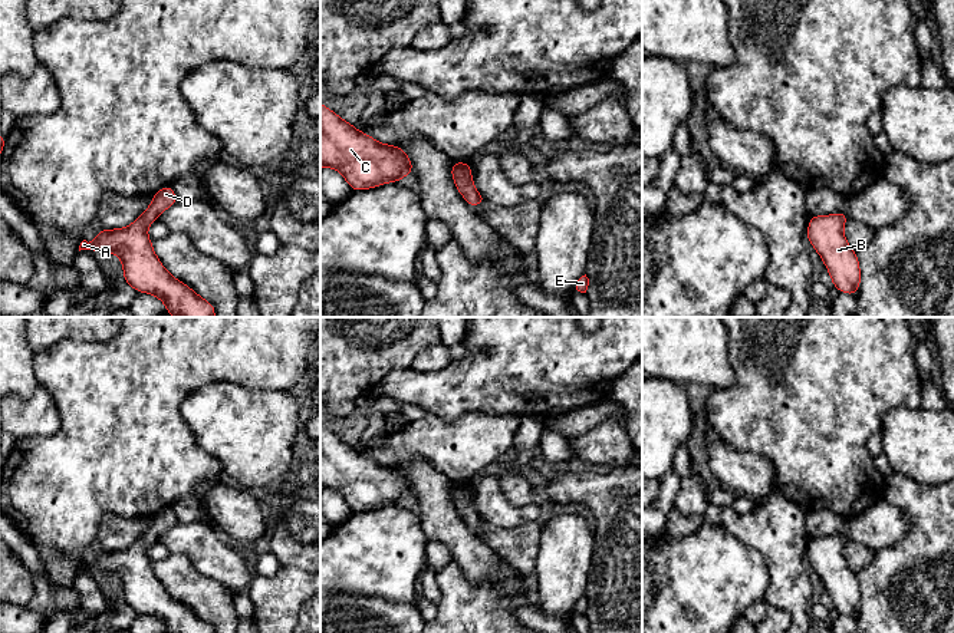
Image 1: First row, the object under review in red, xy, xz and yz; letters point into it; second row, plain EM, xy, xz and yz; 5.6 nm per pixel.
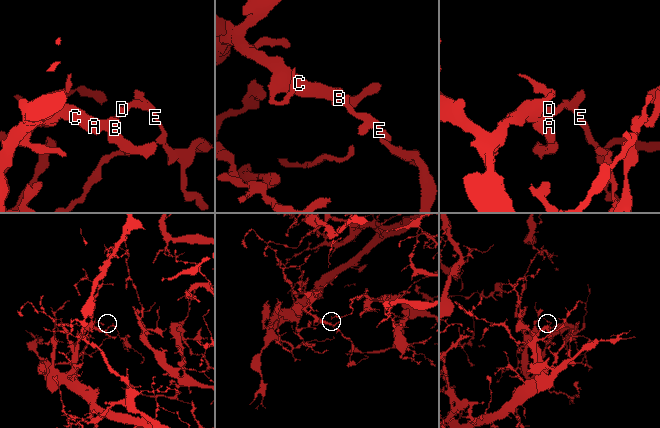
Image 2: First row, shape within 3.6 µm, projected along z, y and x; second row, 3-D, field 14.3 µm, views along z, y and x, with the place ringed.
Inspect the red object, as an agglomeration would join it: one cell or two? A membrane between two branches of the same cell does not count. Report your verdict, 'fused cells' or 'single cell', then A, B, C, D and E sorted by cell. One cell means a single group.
single cell; A B C D E

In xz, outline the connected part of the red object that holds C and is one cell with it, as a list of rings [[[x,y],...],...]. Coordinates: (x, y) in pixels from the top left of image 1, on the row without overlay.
[[[320,423],[320,489],[339,492],[353,512],[415,495],[408,475],[362,455]]]

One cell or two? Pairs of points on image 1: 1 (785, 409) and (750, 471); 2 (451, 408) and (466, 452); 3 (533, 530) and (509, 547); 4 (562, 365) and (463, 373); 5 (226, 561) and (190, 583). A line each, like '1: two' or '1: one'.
1: two
2: two
3: one
4: one
5: two

